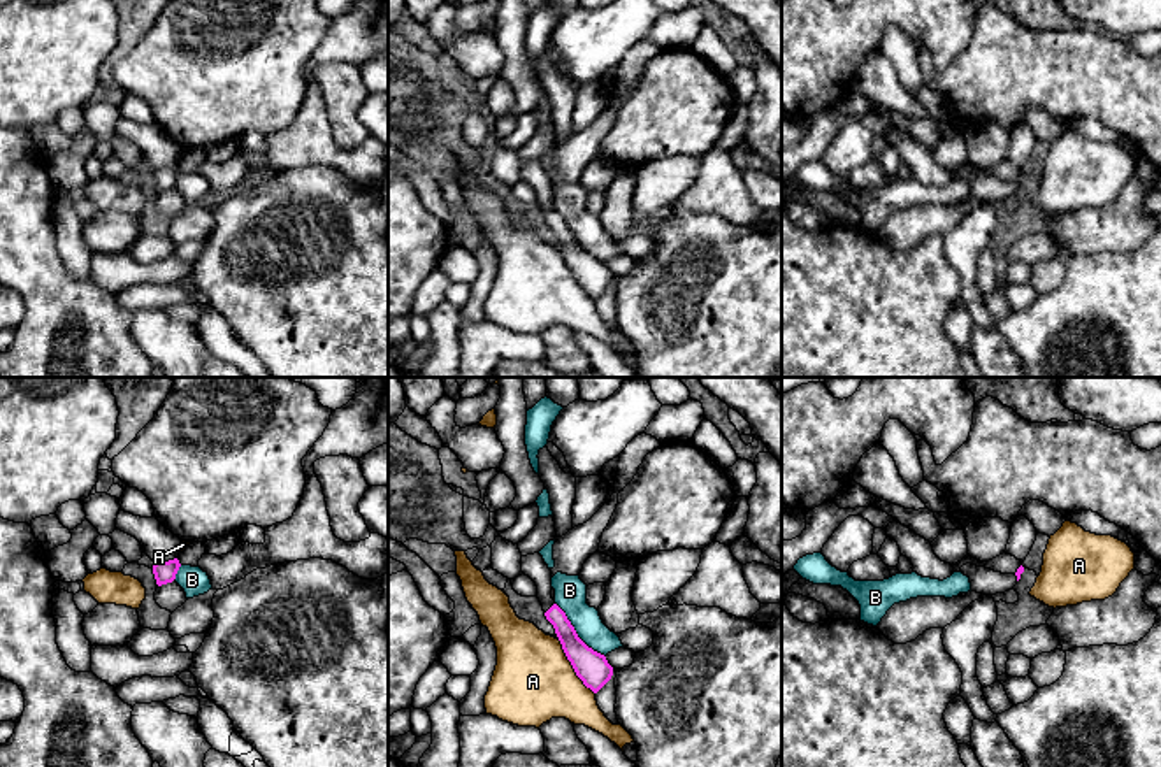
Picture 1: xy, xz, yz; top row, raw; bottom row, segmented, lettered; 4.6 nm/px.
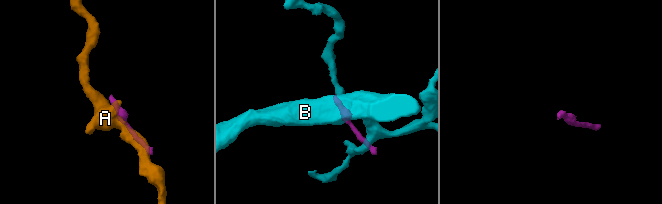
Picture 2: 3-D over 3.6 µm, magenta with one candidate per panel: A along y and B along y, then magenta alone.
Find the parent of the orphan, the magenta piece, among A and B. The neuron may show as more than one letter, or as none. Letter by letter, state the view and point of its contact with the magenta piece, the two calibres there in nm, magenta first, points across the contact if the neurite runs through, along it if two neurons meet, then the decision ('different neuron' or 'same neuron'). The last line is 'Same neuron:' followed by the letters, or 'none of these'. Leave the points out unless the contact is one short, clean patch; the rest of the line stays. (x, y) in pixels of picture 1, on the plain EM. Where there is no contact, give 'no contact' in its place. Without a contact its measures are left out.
A: xz (573, 274) | 150/360 nm | along xz (557, 246), (575, 281), (594, 301) | different neuron
B: xz (575, 239) | 150/140 nm | along xz (555, 209), (575, 239), (605, 264) | different neuron
Same neuron: none of these

